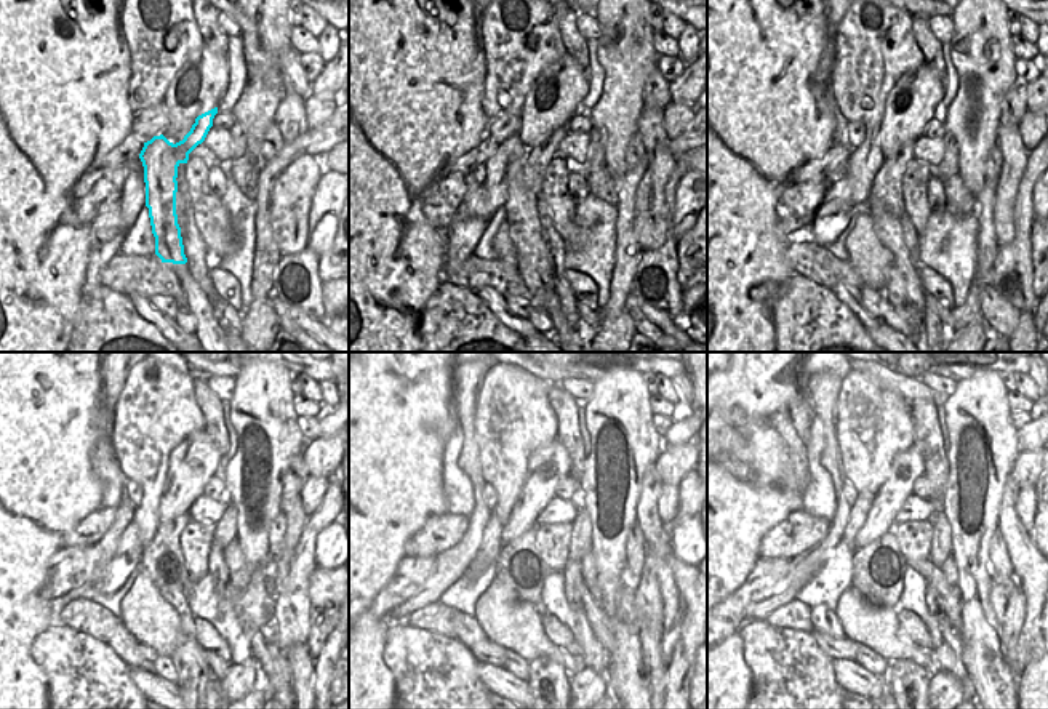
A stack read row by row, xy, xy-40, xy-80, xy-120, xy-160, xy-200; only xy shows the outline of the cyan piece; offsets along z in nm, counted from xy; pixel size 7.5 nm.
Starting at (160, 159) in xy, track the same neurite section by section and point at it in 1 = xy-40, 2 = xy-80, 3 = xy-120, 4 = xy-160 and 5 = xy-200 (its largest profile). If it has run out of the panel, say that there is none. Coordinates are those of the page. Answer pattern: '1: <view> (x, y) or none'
1: xy-40 (525, 175)
2: xy-80 (885, 205)
3: xy-120 (162, 560)
4: xy-160 (520, 567)
5: xy-200 (879, 568)

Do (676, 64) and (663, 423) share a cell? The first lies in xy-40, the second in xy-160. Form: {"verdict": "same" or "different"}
{"verdict": "same"}

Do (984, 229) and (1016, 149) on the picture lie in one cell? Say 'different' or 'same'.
different

